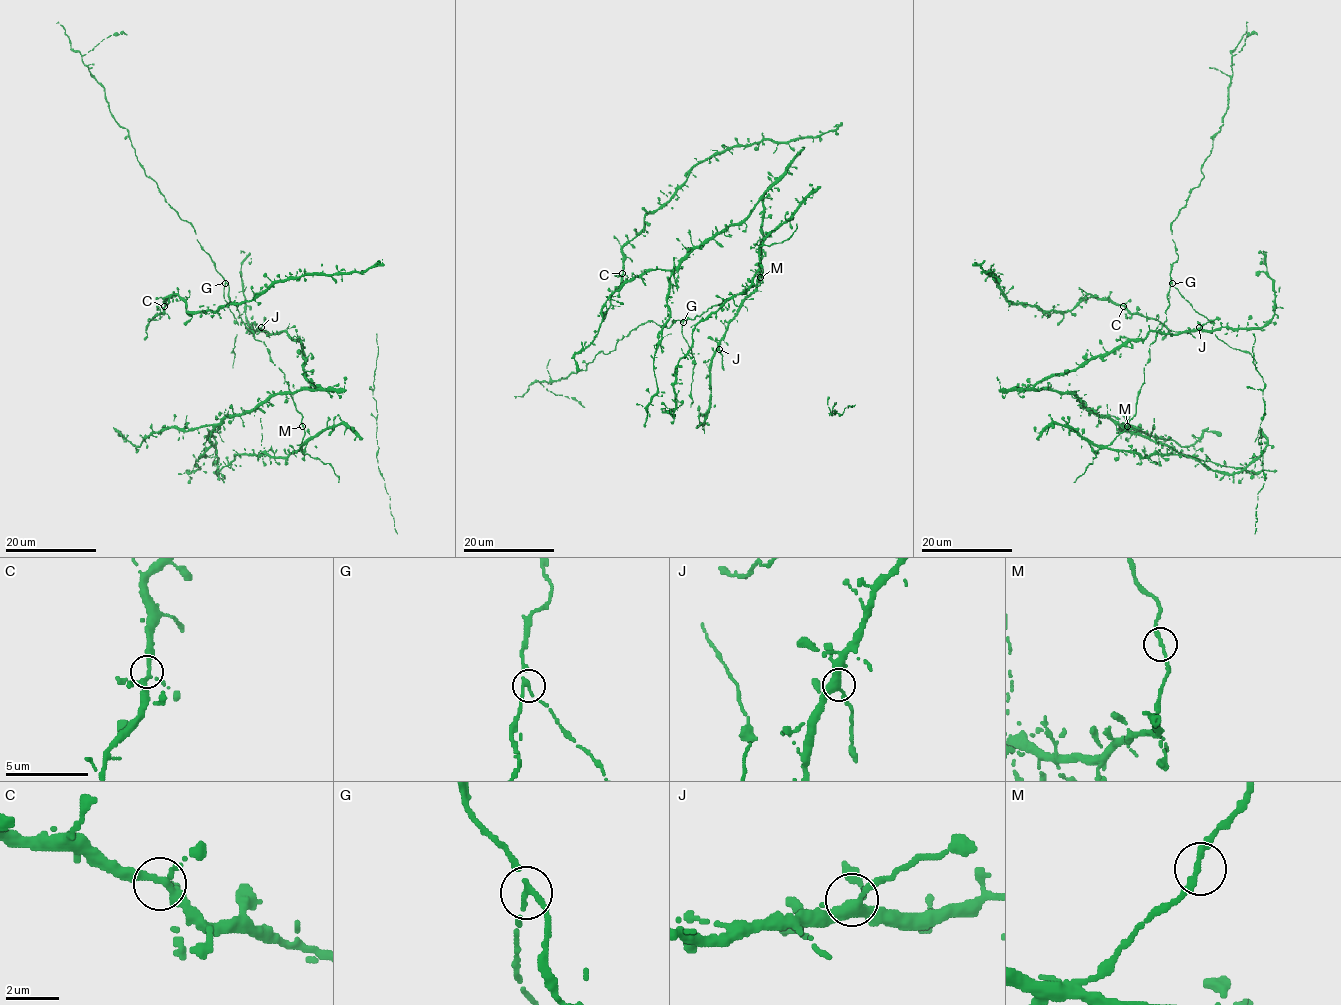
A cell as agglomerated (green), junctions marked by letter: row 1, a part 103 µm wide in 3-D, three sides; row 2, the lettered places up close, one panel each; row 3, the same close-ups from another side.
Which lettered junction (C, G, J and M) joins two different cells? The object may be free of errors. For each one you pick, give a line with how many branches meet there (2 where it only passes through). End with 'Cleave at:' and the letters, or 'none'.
G: 3 branches meet
Cleave at: G

